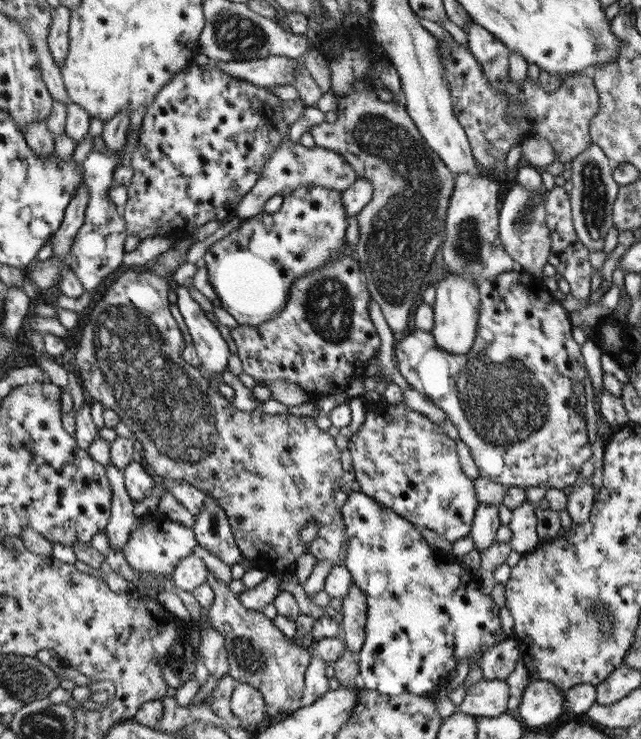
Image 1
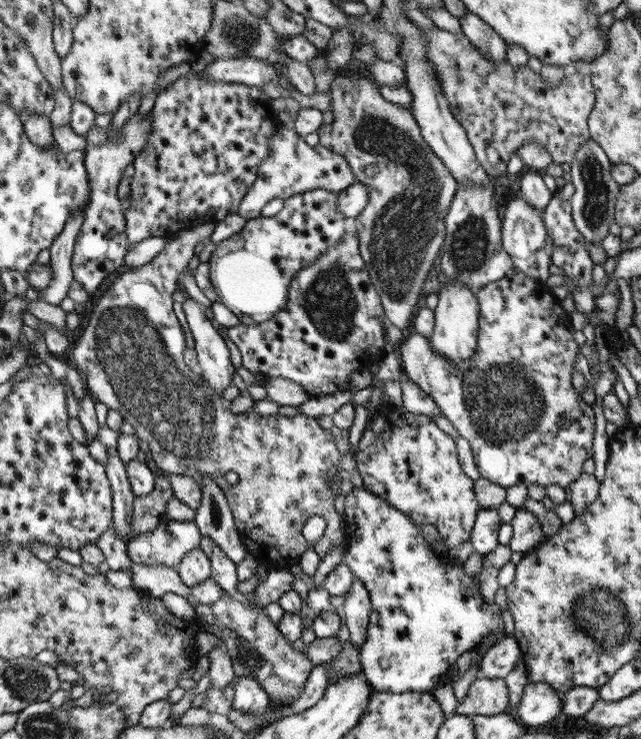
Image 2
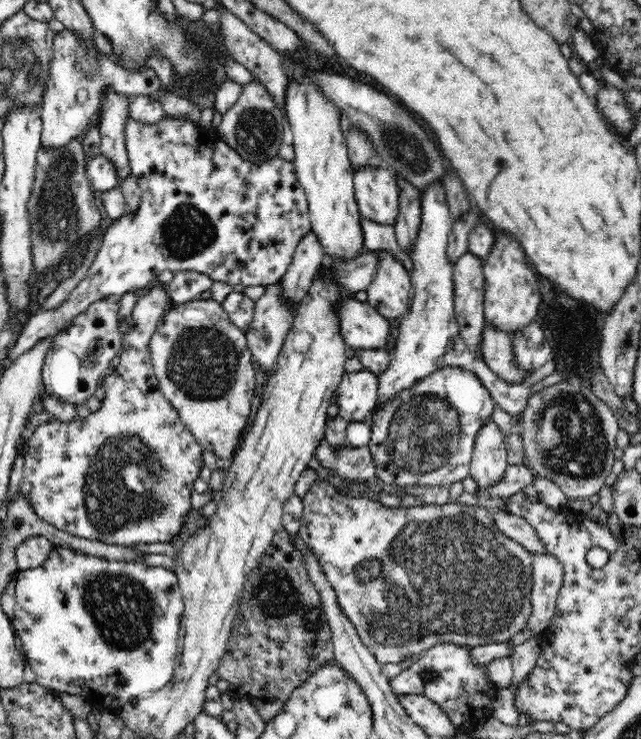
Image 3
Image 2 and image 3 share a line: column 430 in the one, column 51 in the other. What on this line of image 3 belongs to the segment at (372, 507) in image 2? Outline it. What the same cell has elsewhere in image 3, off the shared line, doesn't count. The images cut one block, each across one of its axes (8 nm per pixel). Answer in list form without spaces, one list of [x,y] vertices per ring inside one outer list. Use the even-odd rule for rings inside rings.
[[[52,545],[41,567],[20,570],[14,578],[16,604],[12,624],[35,674],[34,682],[58,695],[76,694],[91,704],[104,702],[113,711],[170,682],[185,611],[174,570],[143,562],[106,560]]]

